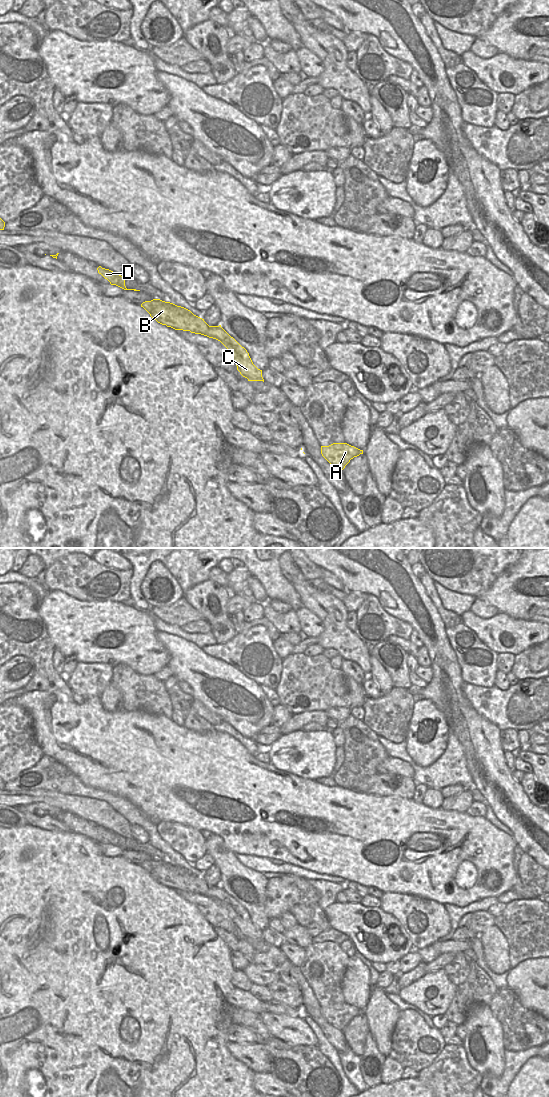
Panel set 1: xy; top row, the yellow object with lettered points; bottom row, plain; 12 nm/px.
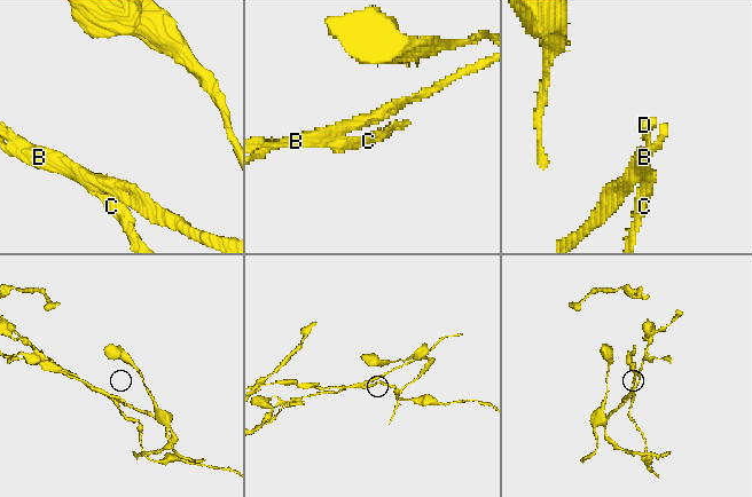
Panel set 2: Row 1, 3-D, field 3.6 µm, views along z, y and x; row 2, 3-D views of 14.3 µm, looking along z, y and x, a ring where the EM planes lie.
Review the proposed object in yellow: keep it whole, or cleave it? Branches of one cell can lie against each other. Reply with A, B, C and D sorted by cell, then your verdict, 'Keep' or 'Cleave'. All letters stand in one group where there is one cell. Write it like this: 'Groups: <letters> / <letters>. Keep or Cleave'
Groups: A C D / B. Cleave

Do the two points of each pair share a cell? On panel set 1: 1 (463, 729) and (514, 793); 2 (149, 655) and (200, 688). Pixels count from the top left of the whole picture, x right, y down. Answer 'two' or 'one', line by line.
1: one
2: two

